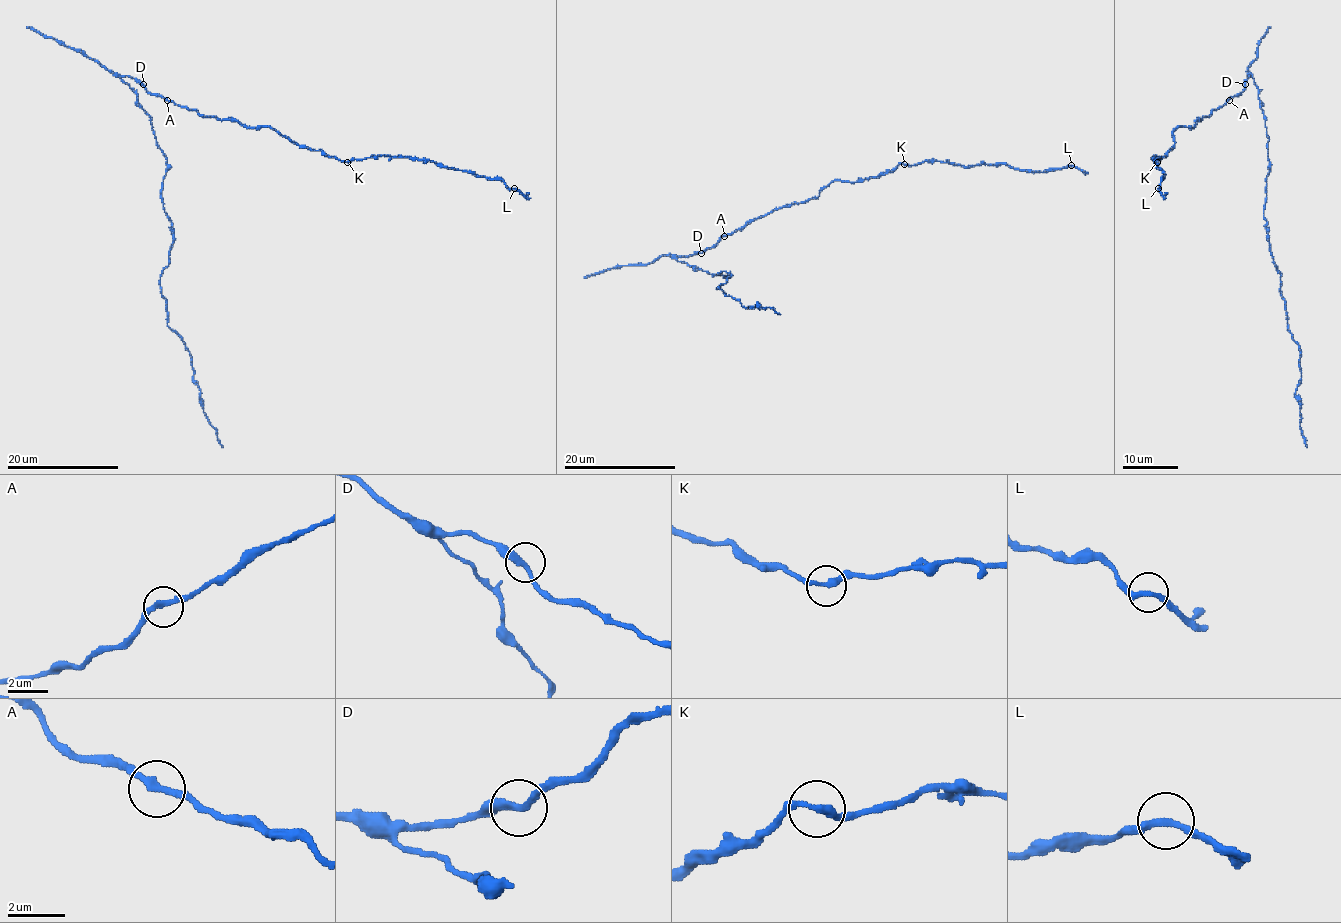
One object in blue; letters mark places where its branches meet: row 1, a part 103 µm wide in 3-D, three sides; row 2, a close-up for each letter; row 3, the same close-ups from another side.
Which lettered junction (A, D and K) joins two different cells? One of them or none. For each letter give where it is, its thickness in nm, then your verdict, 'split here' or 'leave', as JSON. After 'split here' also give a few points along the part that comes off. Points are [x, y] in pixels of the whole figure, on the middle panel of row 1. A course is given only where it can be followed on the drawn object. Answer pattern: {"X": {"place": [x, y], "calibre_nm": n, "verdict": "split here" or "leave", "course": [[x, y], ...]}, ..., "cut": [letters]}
{"A": {"place": [724, 236], "calibre_nm": 240, "verdict": "leave"}, "D": {"place": [701, 253], "calibre_nm": 280, "verdict": "leave"}, "K": {"place": [904, 164], "calibre_nm": 240, "verdict": "leave"}, "cut": []}

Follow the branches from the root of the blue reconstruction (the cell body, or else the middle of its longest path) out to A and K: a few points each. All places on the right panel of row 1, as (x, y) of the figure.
A: (1245, 85), (1229, 100)
K: (1245, 85), (1240, 93), (1192, 127), (1177, 127), (1173, 131), (1174, 145), (1156, 162)

